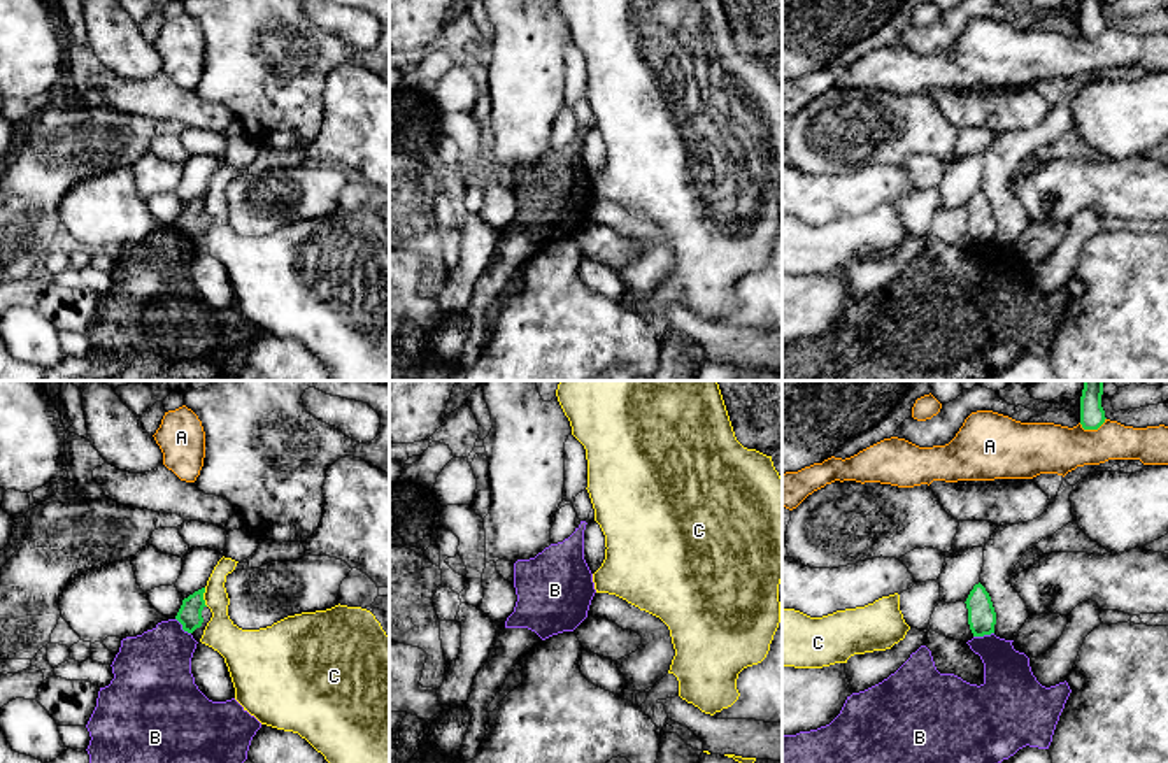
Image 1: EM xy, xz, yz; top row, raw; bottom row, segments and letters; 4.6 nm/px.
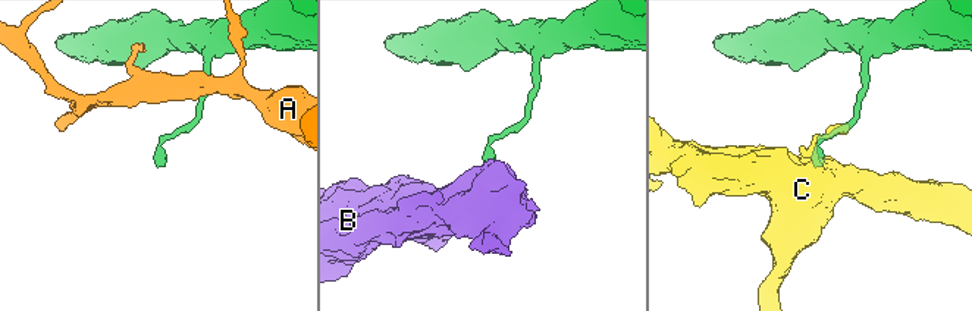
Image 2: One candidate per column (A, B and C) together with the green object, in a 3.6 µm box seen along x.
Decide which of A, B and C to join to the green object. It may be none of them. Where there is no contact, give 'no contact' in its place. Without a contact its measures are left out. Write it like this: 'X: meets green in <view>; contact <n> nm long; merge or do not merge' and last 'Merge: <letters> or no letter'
A: meets green in yz; contact 130 nm long; do not merge
B: meets green in yz; contact 100 nm long; do not merge
C: meets green in xy; contact 90 nm long; do not merge
Merge: no letter

